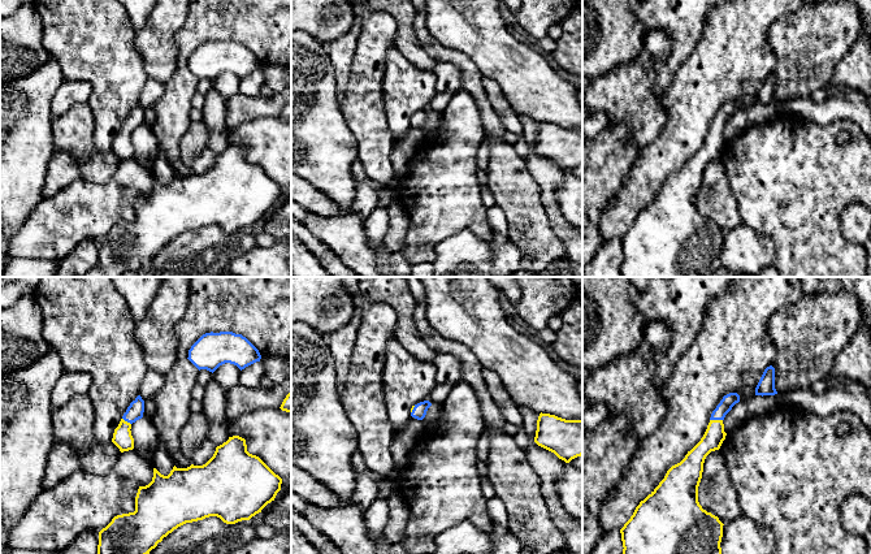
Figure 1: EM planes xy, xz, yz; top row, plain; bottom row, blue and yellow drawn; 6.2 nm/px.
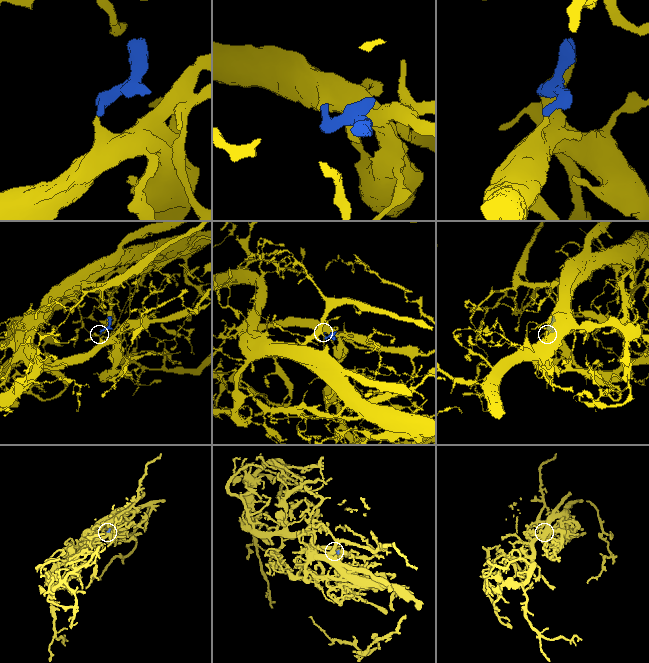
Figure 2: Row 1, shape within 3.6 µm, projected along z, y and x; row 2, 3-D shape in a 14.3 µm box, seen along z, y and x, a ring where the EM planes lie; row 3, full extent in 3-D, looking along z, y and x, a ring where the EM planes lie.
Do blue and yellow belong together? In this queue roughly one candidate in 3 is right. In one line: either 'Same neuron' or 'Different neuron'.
Same neuron

